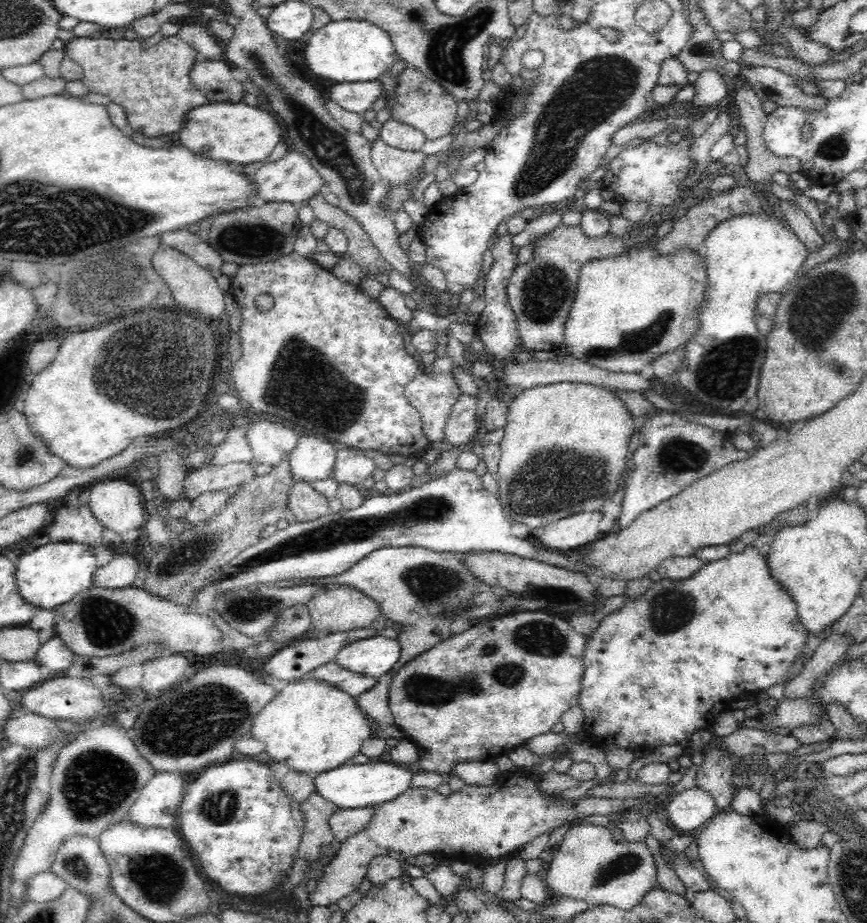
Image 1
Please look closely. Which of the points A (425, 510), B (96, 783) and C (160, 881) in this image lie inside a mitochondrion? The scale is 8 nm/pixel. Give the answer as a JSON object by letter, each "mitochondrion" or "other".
{"A":"mitochondrion","B":"mitochondrion","C":"mitochondrion"}

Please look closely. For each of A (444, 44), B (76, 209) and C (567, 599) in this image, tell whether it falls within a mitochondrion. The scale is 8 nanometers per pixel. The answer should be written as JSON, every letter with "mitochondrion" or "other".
{"A":"mitochondrion","B":"mitochondrion","C":"mitochondrion"}

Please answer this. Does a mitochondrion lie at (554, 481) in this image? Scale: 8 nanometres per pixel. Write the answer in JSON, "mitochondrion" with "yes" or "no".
{"mitochondrion":"yes"}

